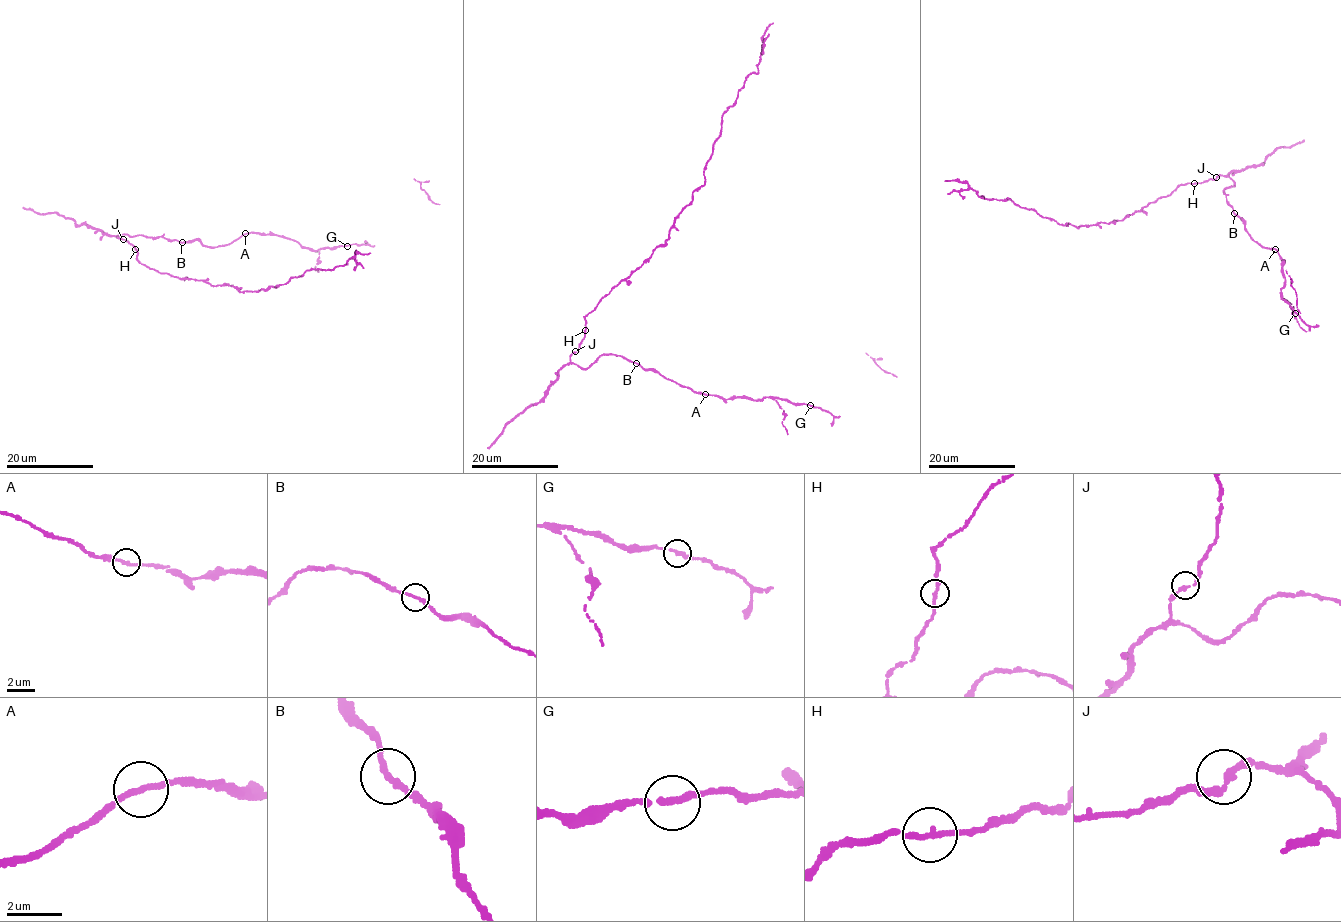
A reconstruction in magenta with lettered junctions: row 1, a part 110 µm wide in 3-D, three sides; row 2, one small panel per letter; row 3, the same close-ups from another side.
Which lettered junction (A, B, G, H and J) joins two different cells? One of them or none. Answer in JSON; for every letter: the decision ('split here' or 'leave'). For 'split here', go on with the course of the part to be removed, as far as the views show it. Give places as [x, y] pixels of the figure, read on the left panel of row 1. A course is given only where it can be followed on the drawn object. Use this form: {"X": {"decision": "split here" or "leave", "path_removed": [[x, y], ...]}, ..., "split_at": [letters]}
{"A": {"decision": "leave"}, "B": {"decision": "leave"}, "G": {"decision": "leave"}, "H": {"decision": "leave"}, "J": {"decision": "leave"}, "split_at": []}

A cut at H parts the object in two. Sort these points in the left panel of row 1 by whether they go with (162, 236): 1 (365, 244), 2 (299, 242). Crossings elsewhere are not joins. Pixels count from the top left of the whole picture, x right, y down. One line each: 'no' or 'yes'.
1: yes
2: yes

